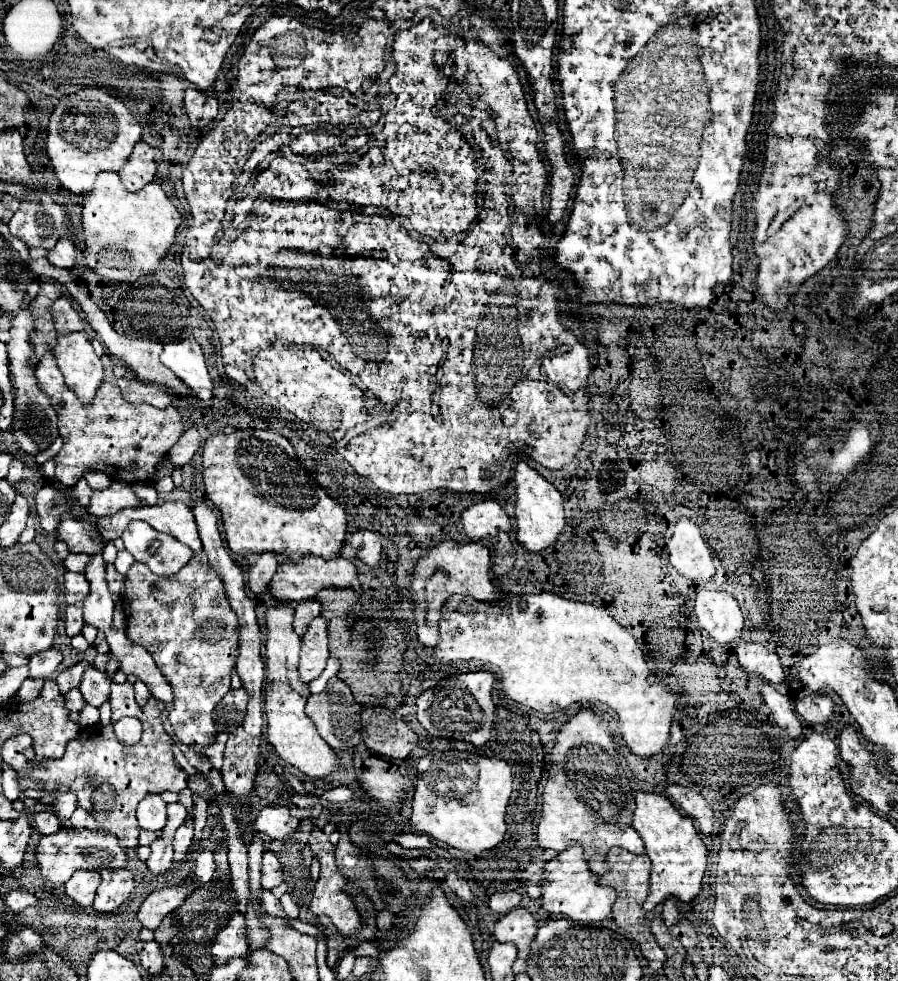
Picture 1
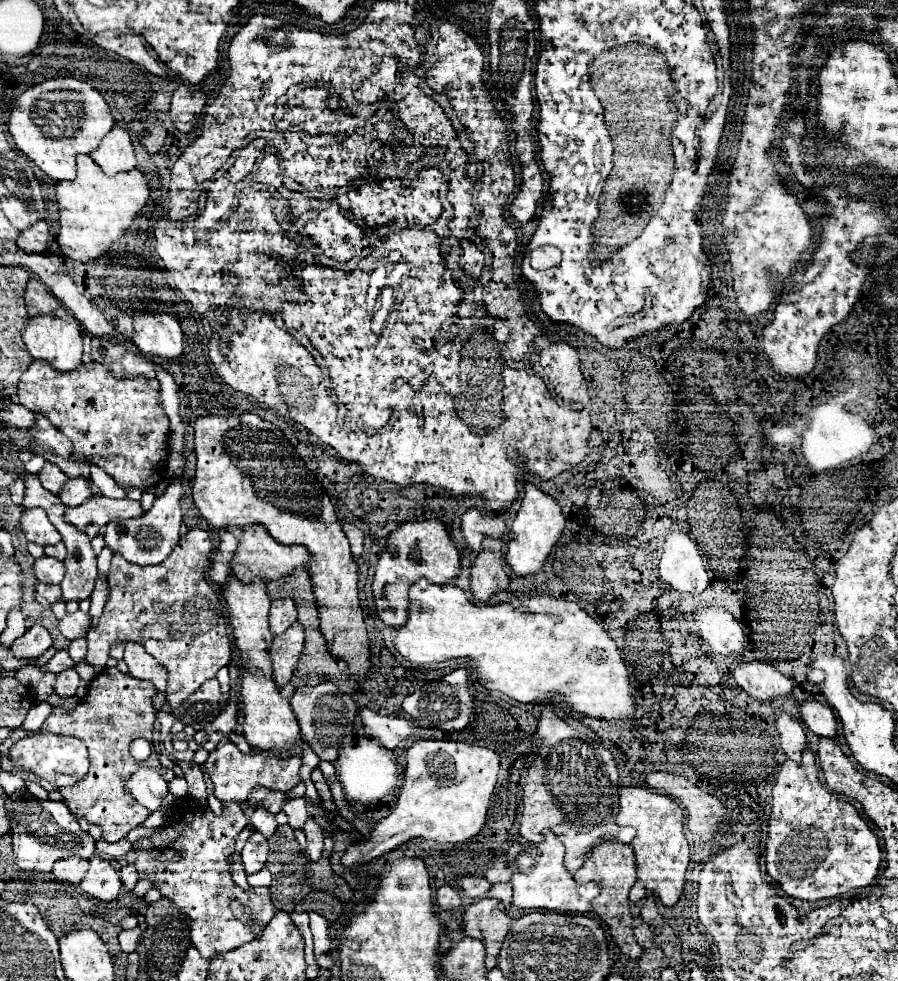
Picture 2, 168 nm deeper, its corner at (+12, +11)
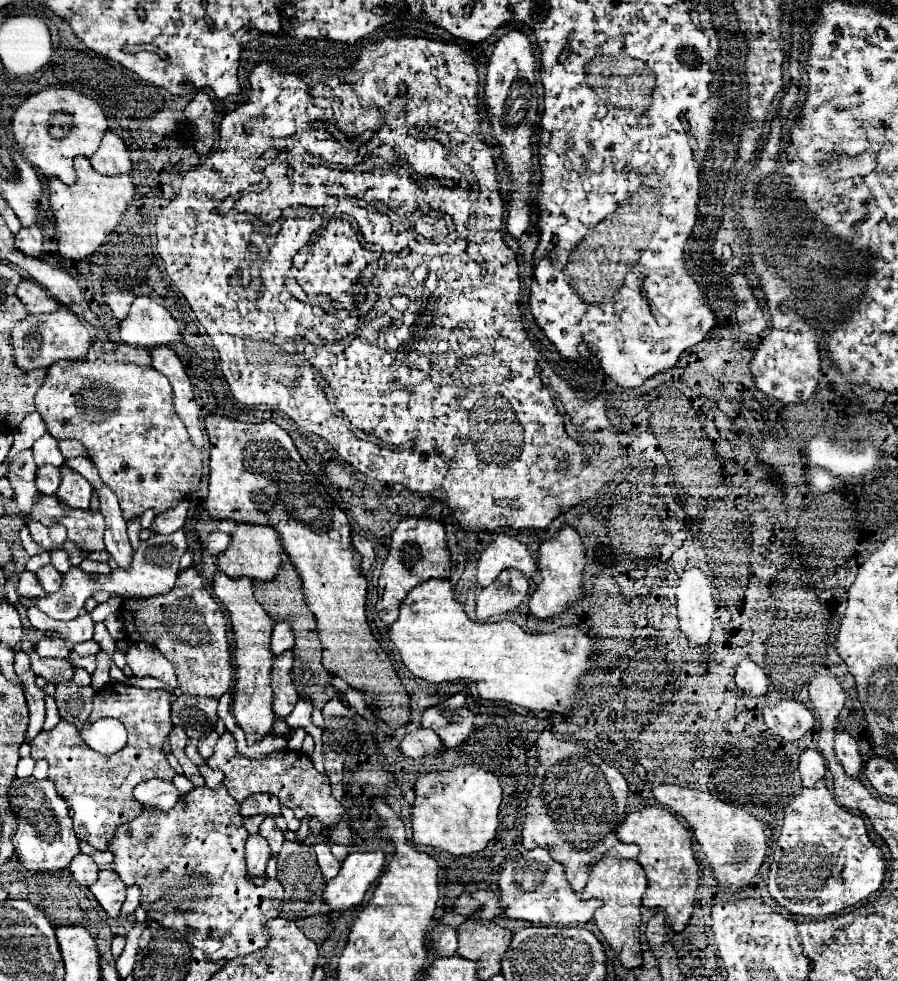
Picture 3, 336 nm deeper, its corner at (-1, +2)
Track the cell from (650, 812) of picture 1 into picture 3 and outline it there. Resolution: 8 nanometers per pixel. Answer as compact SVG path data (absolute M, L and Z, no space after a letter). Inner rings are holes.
M645 807L637 813L631 813L617 827L617 839L621 843L635 843L641 849L637 863L647 873L643 907L663 909L671 929L675 933L681 933L693 913L695 891L699 887L699 865L691 849L691 831L685 829L685 825L665 807Z

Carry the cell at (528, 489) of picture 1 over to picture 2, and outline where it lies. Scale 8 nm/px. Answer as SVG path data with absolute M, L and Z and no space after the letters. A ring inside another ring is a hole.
M524 482L522 506L514 518L512 528L510 528L510 540L508 540L508 552L506 552L506 560L512 566L512 570L520 576L540 570L546 556L558 542L562 528L564 528L564 514L560 510L558 502L550 494L542 492L538 486Z

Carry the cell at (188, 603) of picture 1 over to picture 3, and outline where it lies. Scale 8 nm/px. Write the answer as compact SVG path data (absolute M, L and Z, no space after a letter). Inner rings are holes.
M195 567L179 573L175 587L167 595L125 599L121 617L125 623L125 635L131 643L149 643L171 661L183 693L219 699L233 685L227 617L221 611L219 601L211 597Z

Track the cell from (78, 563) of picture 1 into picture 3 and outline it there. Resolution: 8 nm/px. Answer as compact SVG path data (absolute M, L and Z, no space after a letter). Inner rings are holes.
M63 549L51 551L49 555L51 555L51 561L49 561L49 563L51 563L59 573L67 573L67 571L69 571L69 567L71 567L71 563L69 563L69 555L67 555Z

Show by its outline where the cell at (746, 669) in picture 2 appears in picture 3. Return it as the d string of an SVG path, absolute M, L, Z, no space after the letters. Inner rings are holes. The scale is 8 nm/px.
M769 697L763 707L763 717L767 727L785 741L799 741L815 727L815 719L805 703L793 699Z

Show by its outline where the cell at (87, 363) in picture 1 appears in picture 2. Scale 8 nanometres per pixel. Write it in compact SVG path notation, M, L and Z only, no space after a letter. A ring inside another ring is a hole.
M60 308L58 312L52 312L52 314L40 314L40 316L30 318L30 324L26 326L22 338L24 338L24 344L26 344L28 352L32 354L32 358L46 360L58 372L72 372L82 364L80 324L66 308Z

